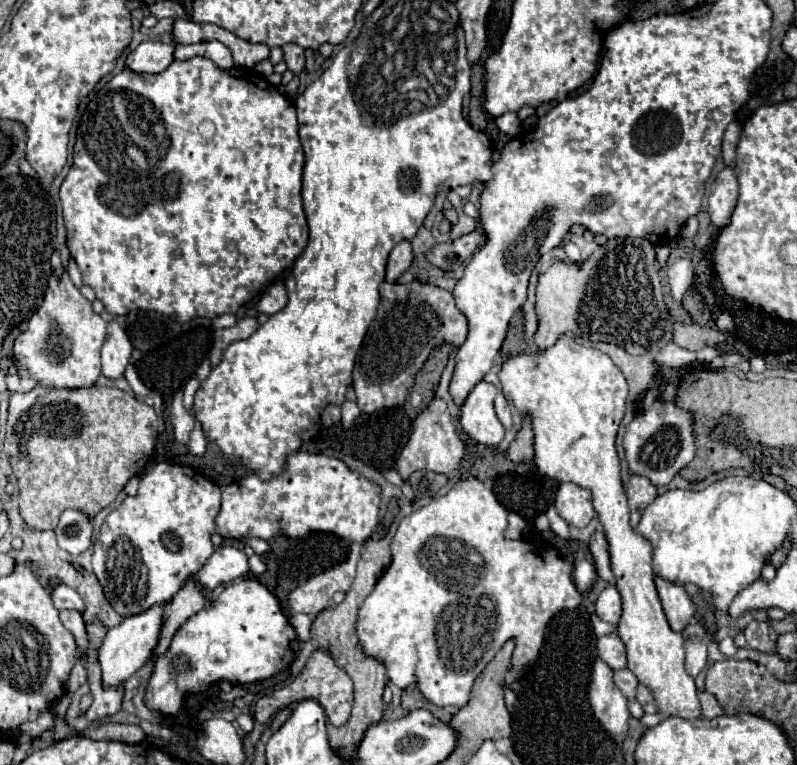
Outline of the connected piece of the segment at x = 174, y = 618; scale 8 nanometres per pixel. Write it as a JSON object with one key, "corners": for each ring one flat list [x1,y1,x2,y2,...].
{"corners":[[187,580,185,586,175,594,175,598,167,604,165,616,163,616,163,628,161,628,161,640,153,654,163,654,169,648,169,642,173,634,197,612,201,612,207,606,207,598,203,590,197,586,195,580]]}

